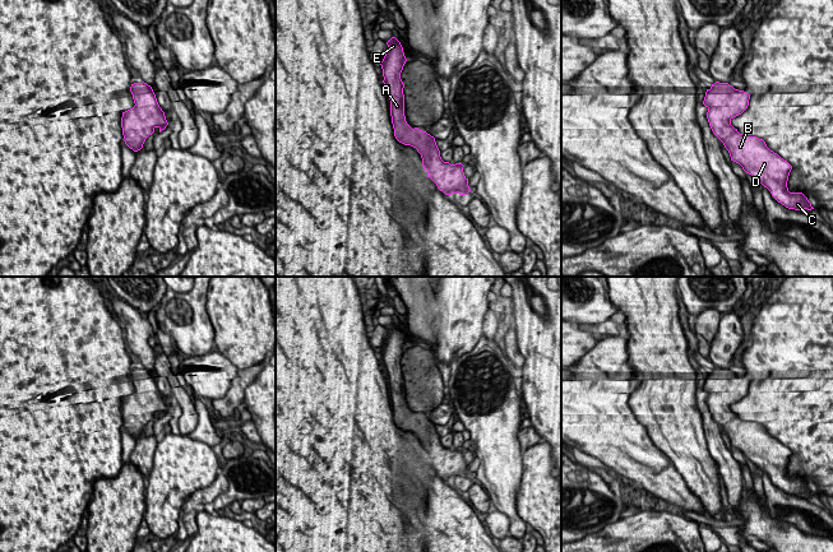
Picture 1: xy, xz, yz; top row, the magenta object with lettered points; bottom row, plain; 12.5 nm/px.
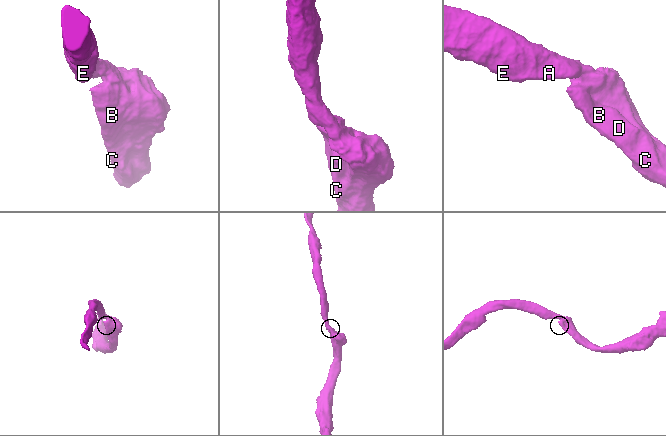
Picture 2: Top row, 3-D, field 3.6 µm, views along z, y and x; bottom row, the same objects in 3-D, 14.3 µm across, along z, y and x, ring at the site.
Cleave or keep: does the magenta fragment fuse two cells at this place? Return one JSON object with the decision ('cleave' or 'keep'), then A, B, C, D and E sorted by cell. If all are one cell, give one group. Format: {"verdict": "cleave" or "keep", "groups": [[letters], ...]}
{"verdict": "keep", "groups": [["A", "B", "C", "D", "E"]]}

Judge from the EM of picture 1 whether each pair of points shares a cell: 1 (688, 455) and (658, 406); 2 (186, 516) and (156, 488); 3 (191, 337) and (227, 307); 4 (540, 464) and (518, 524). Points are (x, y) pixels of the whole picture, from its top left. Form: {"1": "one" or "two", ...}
{"1": "one", "2": "two", "3": "two", "4": "two"}

